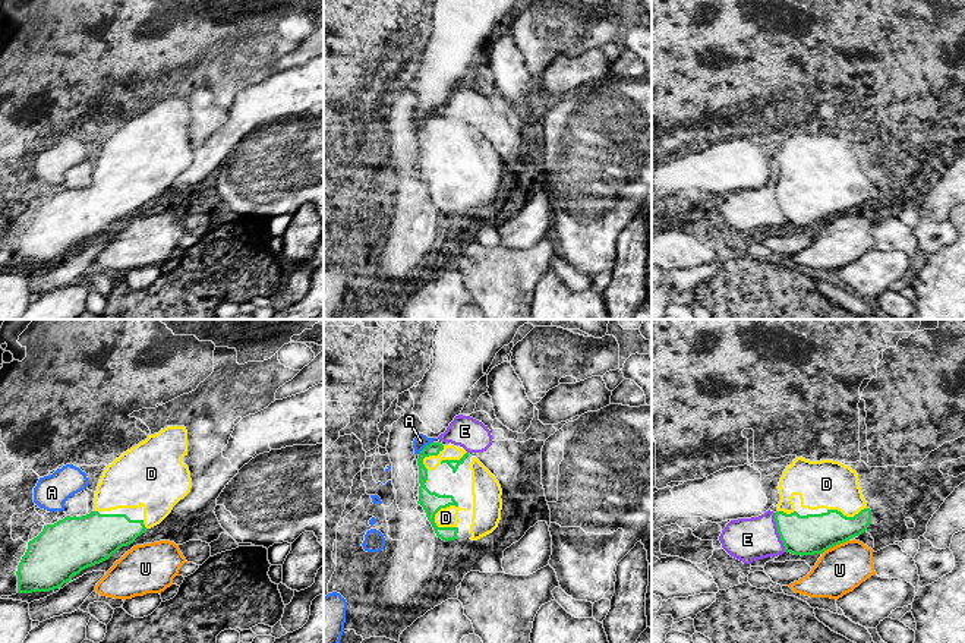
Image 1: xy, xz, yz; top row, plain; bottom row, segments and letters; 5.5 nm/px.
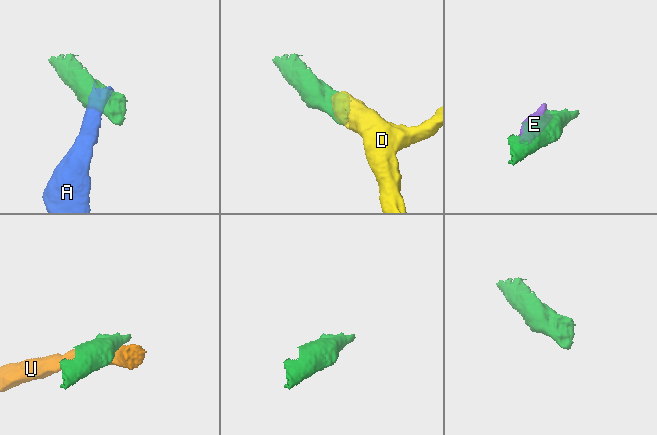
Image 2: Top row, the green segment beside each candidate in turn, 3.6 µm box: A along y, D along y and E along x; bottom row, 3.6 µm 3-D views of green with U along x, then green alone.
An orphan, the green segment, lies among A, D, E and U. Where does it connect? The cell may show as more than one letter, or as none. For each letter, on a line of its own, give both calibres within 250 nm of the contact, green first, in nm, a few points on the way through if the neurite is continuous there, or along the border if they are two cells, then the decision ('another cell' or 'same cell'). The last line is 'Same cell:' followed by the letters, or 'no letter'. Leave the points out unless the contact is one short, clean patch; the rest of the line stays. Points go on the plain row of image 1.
A: 70 nm thick on the green side, 80 nm on the other; border along xz (432, 113), (419, 126); another cell
D: 110 nm thick on the green side, 110 nm on the other; same cell
E: 220 nm thick on the green side, 240 nm on the other; another cell
U: 220 nm thick on the green side, 260 nm on the other; border along yz (848, 211), (828, 220), (822, 226); another cell
Same cell: D

